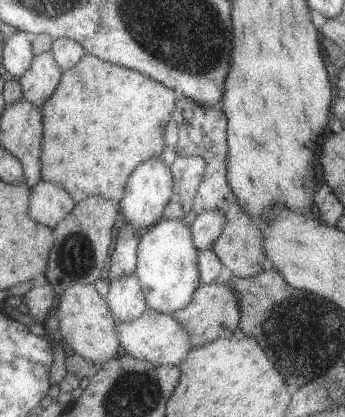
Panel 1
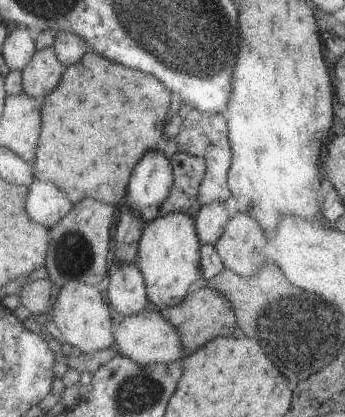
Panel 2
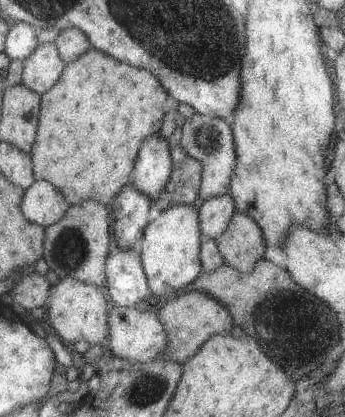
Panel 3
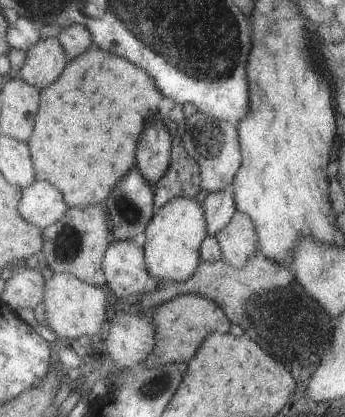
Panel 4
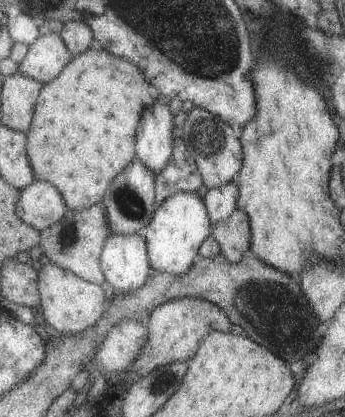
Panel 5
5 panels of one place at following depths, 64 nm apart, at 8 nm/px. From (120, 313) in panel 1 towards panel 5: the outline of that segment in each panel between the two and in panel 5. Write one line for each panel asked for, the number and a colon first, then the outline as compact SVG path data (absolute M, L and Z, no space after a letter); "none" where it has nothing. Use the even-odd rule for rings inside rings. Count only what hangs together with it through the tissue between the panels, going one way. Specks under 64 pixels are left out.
2: M111 260L107 278L107 302L111 310L117 310L121 316L139 314L147 302L145 280L137 268L137 264L115 264Z
3: M113 246L111 254L105 258L105 286L113 306L127 310L137 308L137 302L149 296L147 276L139 254Z
4: M109 240L101 268L105 274L105 290L111 300L125 300L149 290L149 272L145 266L143 248L133 240Z
5: M109 232L99 264L105 276L105 286L111 294L127 294L141 288L151 272L145 238L139 234L113 236Z

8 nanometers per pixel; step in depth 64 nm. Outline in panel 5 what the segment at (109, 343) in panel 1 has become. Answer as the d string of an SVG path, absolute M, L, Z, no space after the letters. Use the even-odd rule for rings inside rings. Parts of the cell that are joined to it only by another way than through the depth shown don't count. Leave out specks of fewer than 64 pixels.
M45 264L37 272L37 290L39 290L39 310L43 314L45 326L51 334L59 336L77 336L79 332L93 328L97 320L101 320L109 300L107 286L91 284L55 264Z

